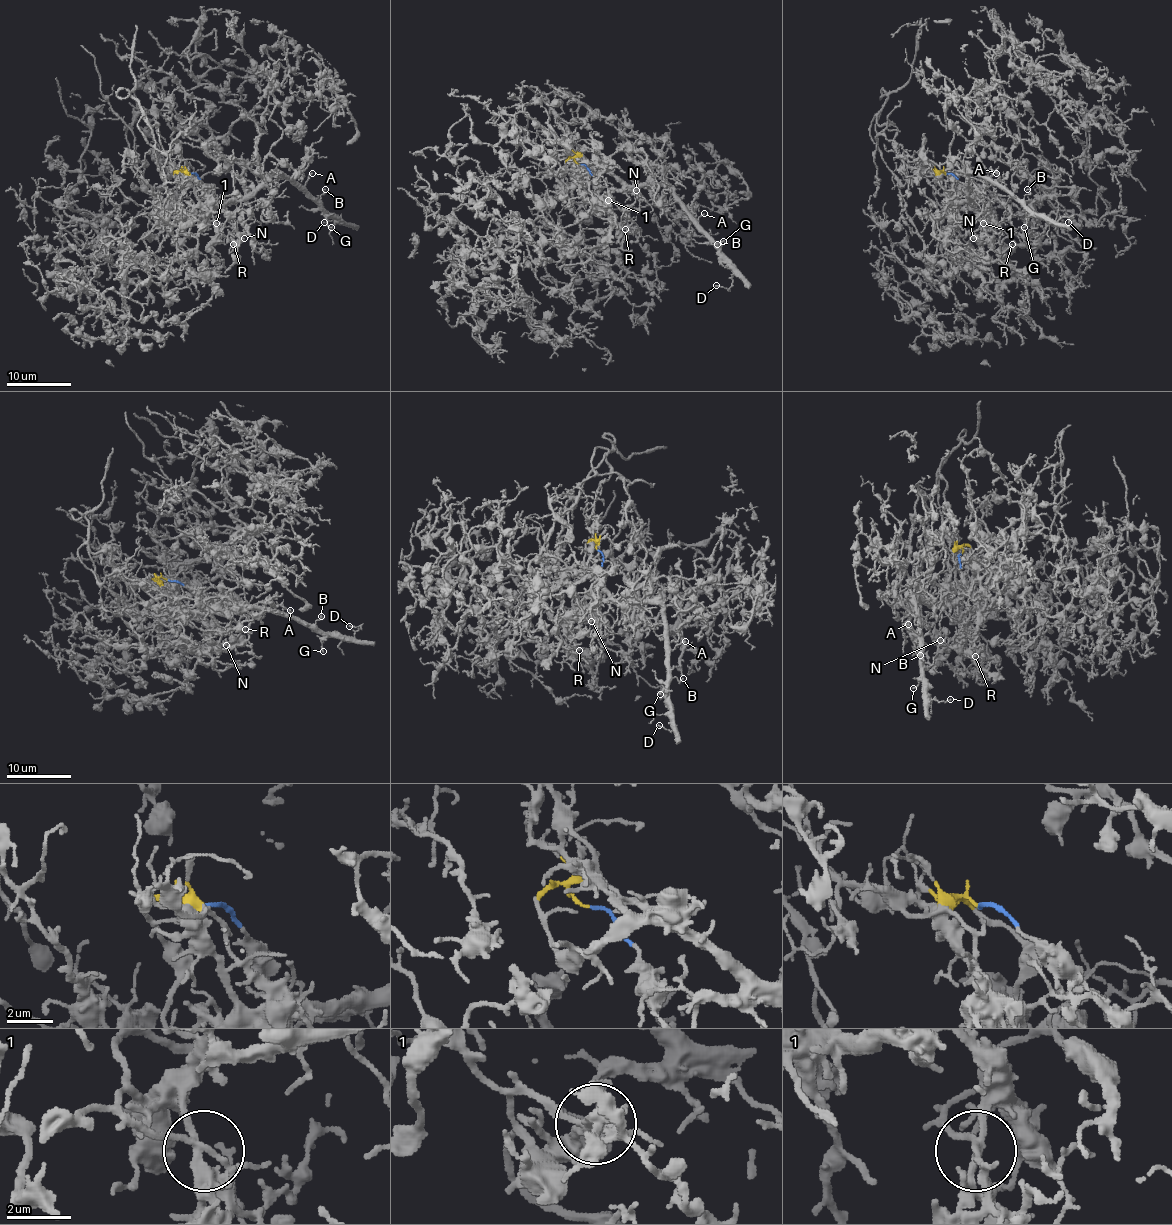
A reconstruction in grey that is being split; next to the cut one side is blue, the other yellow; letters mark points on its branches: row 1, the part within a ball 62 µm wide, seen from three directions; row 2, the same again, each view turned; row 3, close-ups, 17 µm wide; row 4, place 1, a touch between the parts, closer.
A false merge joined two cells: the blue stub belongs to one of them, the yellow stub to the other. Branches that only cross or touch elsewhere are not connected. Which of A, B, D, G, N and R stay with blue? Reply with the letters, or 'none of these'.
A, B, D, G

